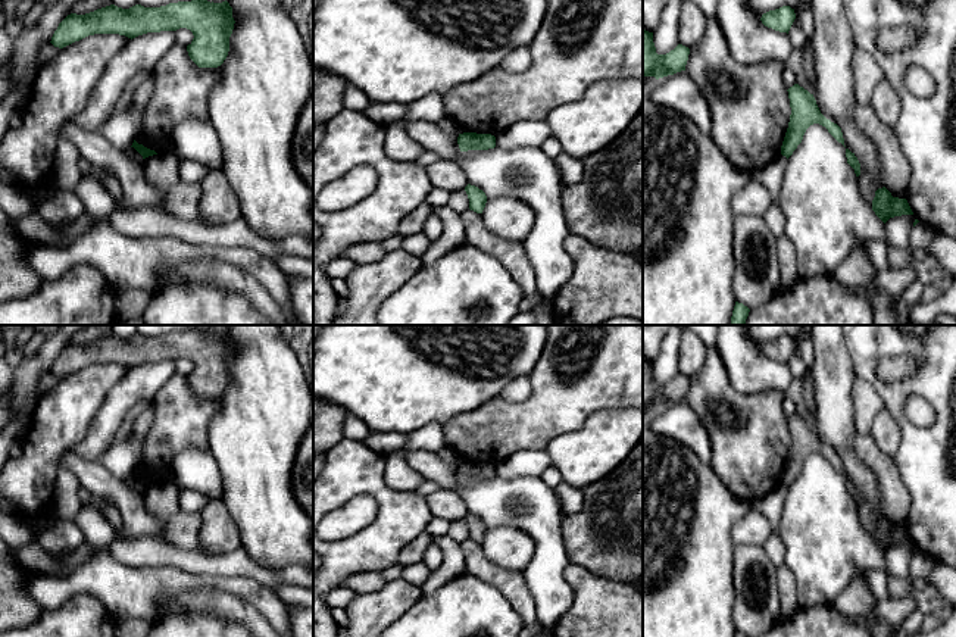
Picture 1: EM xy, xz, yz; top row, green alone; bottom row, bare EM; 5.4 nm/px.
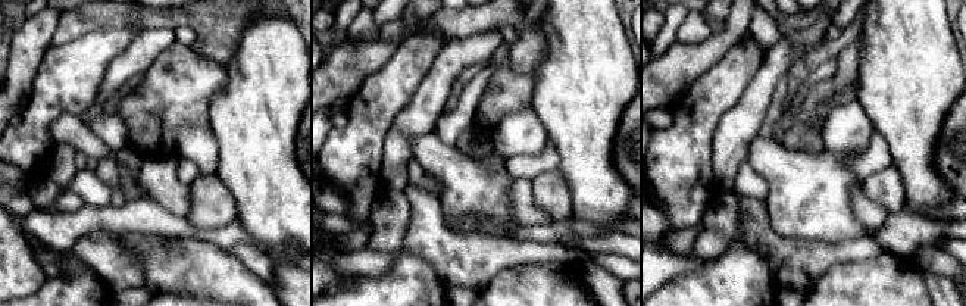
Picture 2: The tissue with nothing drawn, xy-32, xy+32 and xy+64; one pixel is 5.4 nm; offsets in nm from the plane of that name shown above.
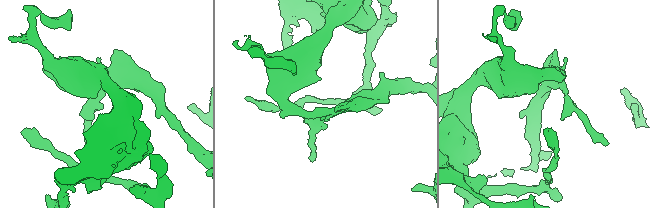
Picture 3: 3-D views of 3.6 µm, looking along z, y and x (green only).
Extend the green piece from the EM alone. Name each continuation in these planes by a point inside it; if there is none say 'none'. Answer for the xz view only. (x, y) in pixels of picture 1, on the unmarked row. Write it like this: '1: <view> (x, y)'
none

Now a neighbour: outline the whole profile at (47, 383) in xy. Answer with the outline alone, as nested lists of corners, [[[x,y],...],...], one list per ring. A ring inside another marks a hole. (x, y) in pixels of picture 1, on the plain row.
[[[51,372],[46,374],[41,381],[38,382],[38,396],[35,399],[35,406],[38,403],[38,400],[46,396],[47,393],[50,393],[54,385],[59,382],[59,377],[54,377]]]

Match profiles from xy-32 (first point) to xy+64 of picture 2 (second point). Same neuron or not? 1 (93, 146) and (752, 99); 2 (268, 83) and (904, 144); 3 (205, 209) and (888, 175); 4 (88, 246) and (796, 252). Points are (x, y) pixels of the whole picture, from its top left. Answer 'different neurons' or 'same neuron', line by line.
1: different neurons
2: same neuron
3: same neuron
4: same neuron

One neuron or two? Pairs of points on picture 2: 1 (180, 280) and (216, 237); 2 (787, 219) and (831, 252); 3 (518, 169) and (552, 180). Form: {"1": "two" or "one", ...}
{"1": "two", "2": "two", "3": "two"}

